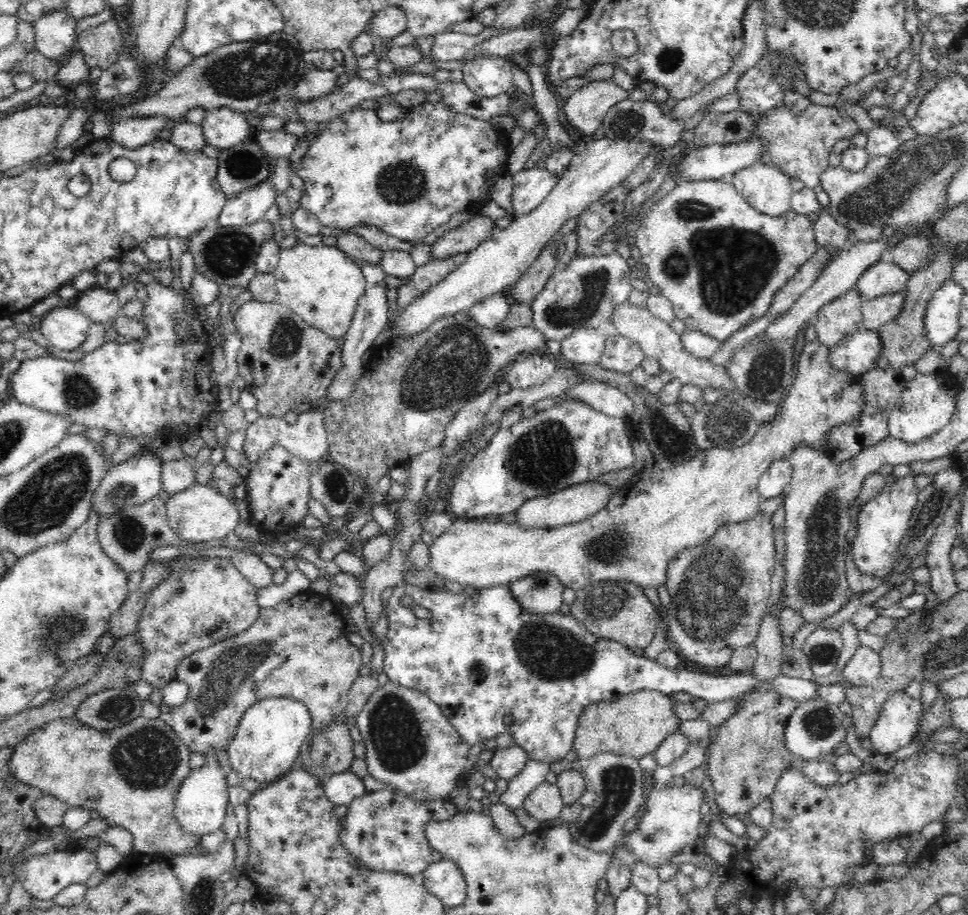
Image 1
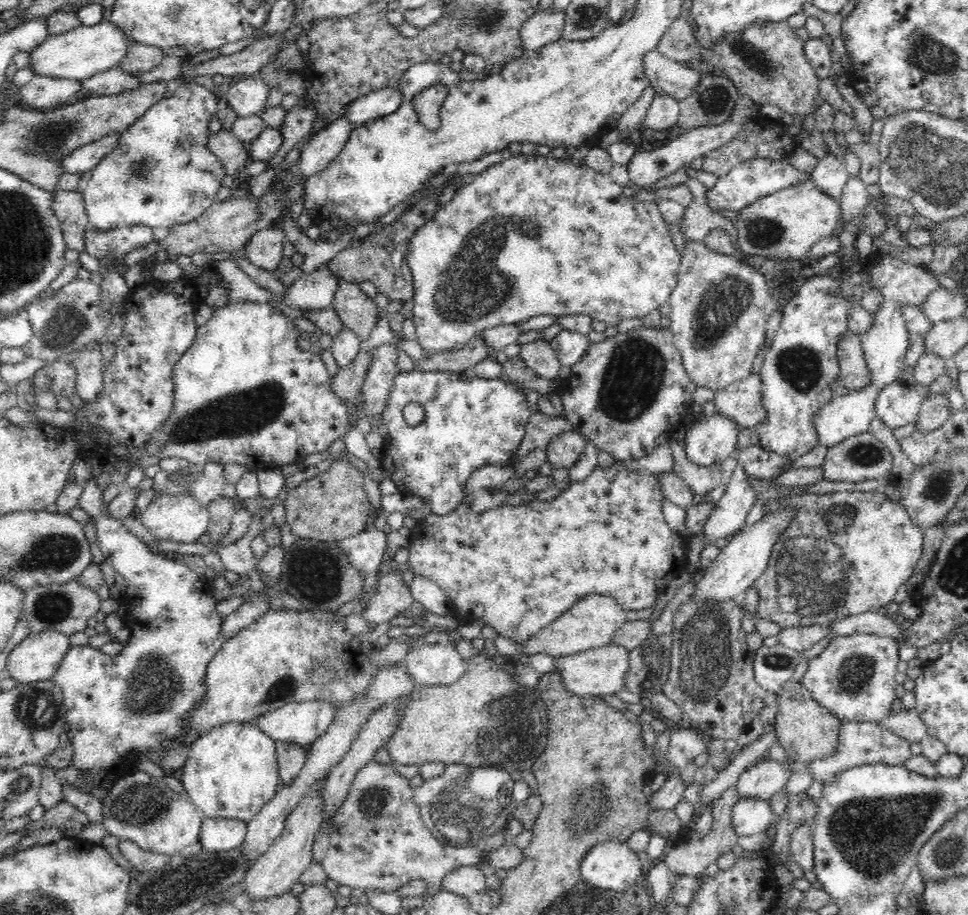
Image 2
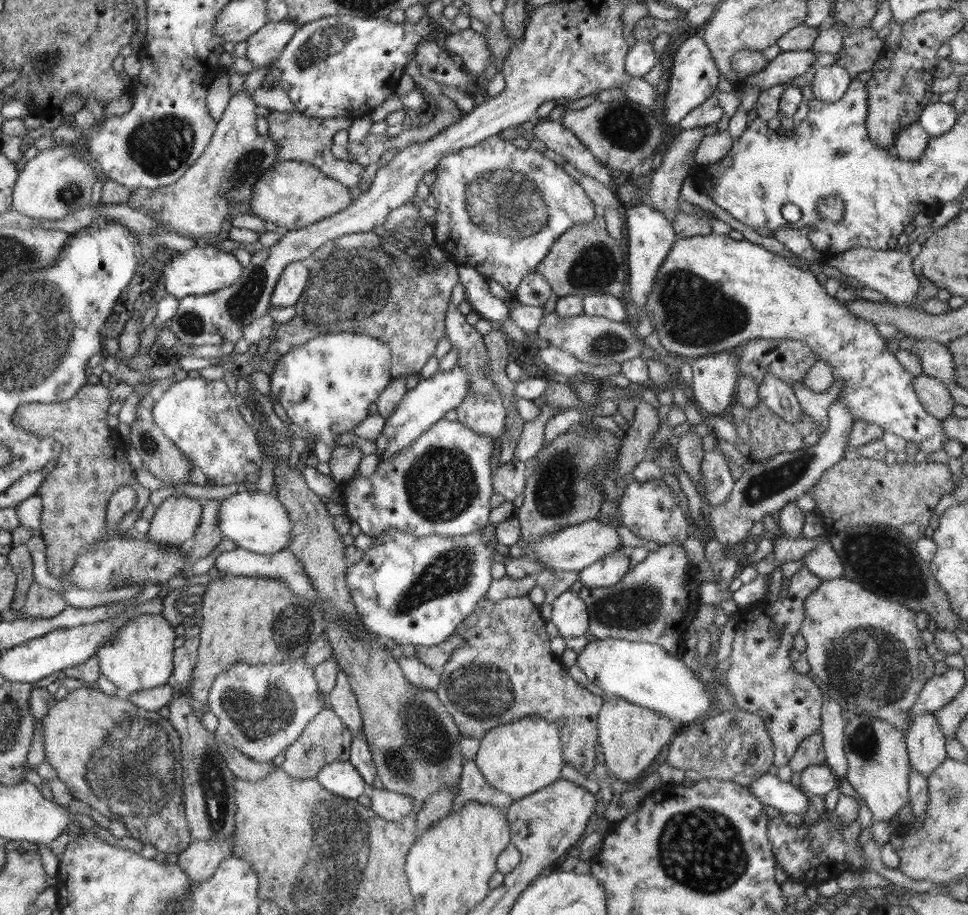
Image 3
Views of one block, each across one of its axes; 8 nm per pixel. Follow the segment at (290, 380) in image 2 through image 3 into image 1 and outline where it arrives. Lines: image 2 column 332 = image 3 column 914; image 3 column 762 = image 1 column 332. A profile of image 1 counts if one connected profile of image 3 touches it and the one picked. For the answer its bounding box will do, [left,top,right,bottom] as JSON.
[273,243,366,340]

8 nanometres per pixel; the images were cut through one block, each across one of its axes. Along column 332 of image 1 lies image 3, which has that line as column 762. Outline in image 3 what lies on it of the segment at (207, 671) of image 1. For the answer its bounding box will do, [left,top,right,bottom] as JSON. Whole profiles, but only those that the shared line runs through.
[722,567,824,766]

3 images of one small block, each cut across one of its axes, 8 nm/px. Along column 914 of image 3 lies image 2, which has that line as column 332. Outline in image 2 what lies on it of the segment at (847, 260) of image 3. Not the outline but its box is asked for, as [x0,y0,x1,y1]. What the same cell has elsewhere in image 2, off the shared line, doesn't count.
[277,265,341,311]

